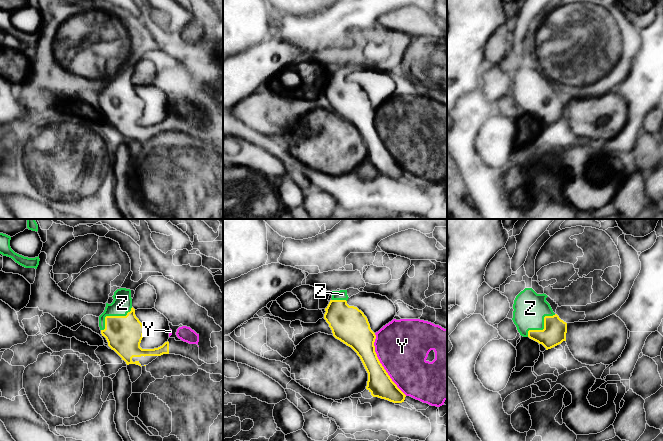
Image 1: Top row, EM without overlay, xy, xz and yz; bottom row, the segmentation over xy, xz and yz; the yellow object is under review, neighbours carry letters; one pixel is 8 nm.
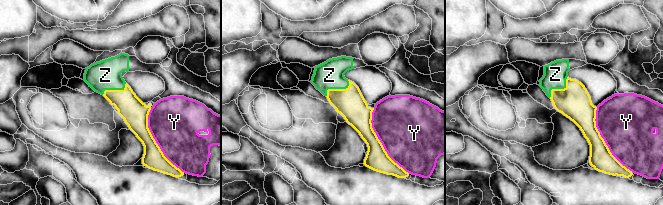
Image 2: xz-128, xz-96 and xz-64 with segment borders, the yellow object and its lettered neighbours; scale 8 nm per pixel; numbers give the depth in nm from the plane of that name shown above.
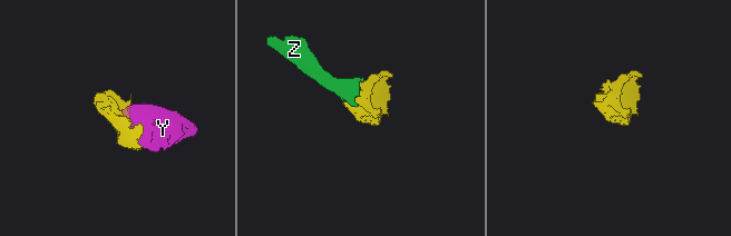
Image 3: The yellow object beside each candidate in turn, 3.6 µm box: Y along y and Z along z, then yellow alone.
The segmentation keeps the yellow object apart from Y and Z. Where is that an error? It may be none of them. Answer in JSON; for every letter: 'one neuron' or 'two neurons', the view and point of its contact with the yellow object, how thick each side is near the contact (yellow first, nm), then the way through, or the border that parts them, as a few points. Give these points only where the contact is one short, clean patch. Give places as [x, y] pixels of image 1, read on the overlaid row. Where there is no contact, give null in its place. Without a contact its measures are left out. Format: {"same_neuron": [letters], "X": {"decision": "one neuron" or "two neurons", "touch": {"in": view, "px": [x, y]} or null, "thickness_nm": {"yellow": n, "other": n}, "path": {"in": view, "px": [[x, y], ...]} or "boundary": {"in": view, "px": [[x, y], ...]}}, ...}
{"same_neuron": ["Y", "Z"], "Y": {"decision": "one neuron", "touch": {"in": "xz", "px": [381, 364]}, "thickness_nm": {"yellow": 200, "other": 440}}, "Z": {"decision": "one neuron", "touch": {"in": "xy", "px": [112, 316]}, "thickness_nm": {"yellow": 280, "other": 160}, "path": {"in": "xy", "px": [[124, 334], [118, 322], [112, 316], [121, 307], [122, 303]]}}}

